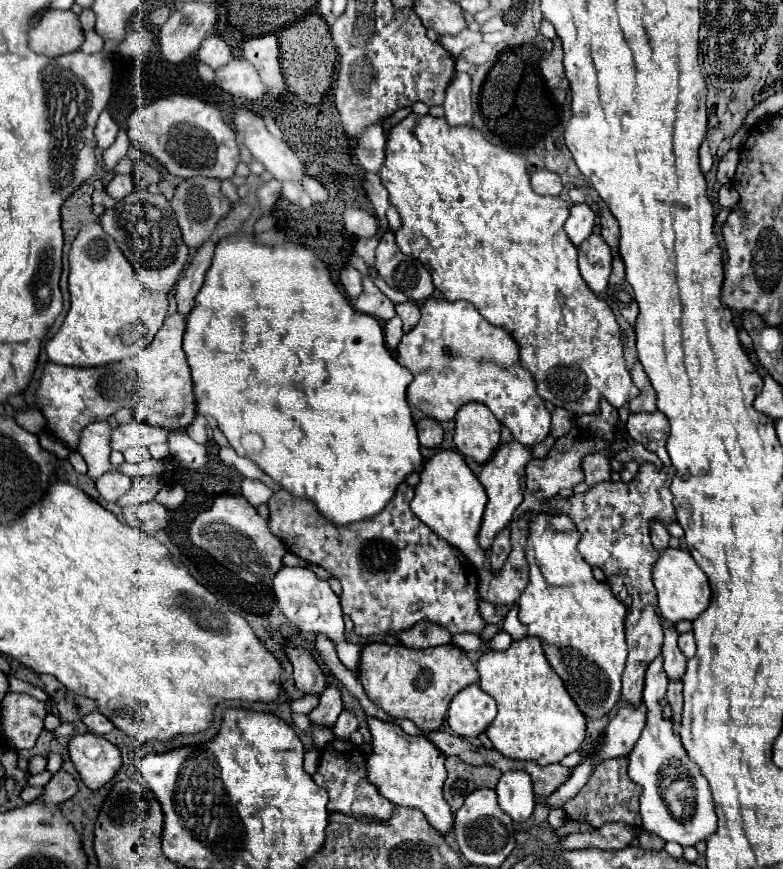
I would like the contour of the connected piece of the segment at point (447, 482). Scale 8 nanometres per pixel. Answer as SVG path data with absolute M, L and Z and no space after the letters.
M440 450L430 460L424 462L420 472L420 482L414 486L414 498L410 502L412 512L426 526L430 526L440 538L456 546L478 568L486 564L486 554L480 550L476 542L484 506L486 506L484 486L468 468L462 454L454 450Z

